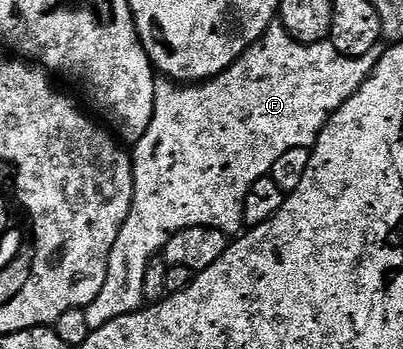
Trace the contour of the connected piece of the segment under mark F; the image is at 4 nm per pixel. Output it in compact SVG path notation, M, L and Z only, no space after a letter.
M275 21L232 66L227 68L226 71L221 71L214 79L207 79L189 85L183 85L177 81L155 82L154 108L152 109L152 121L148 125L148 133L144 133L144 137L140 137L140 141L133 144L132 147L134 161L132 209L128 213L128 221L124 221L124 225L120 229L120 237L116 237L116 245L112 245L112 253L108 257L108 273L104 281L104 289L100 289L100 293L96 293L96 301L92 301L84 308L90 328L108 325L108 321L114 321L116 317L132 313L143 306L144 271L148 267L148 263L161 252L167 241L180 229L211 227L212 229L220 229L224 234L231 237L237 236L244 227L242 222L244 197L248 197L248 189L252 189L252 185L256 185L256 181L267 178L272 165L276 165L278 158L283 153L288 153L288 149L313 148L318 135L330 119L330 115L336 113L336 109L340 109L340 105L344 105L344 101L348 101L348 97L352 97L352 93L356 93L356 89L360 89L362 82L370 76L372 69L380 61L383 50L383 44L377 43L372 45L372 49L368 53L364 53L358 59L353 59L347 55L341 55L329 41L325 43L298 43L284 30L281 22Z

